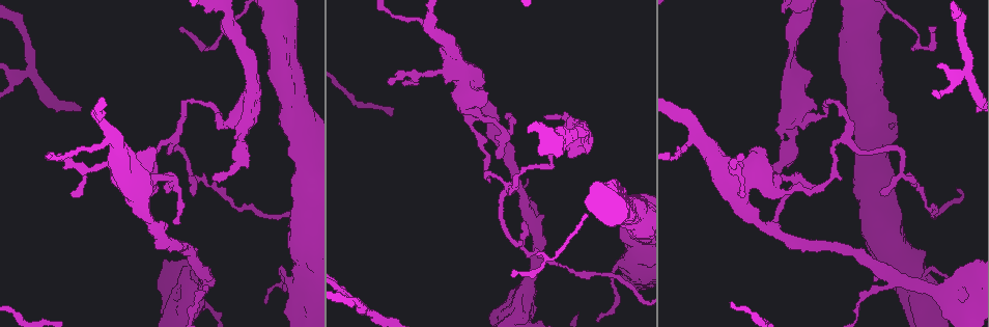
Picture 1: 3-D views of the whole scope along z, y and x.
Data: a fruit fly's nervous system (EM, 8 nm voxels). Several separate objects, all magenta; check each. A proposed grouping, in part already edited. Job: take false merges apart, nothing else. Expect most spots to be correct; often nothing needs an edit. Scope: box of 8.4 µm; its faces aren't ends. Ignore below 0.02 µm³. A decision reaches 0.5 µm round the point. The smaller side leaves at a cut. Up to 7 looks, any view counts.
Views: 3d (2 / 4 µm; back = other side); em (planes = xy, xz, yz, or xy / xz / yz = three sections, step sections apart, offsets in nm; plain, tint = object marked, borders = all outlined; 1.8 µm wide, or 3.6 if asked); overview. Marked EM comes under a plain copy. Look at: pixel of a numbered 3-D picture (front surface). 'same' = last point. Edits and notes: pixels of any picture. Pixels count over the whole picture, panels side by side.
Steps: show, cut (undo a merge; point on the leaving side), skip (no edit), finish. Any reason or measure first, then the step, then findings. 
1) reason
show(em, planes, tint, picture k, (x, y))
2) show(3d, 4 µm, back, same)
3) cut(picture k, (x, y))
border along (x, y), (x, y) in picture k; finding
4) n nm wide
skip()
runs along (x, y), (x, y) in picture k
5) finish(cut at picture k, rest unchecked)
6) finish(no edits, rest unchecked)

small branch off a trunk
show(em, xy, step 4, tint, picture 1, (694, 136))

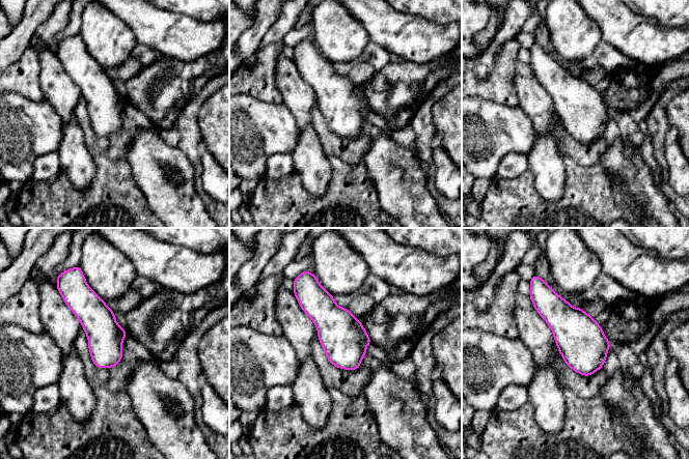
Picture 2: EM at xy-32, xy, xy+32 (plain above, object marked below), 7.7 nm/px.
skip()
continuous, no second neuron

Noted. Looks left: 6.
small branch off a trunk
show(em, 3.6 µm, planes, borders, picture 1, (139, 199))

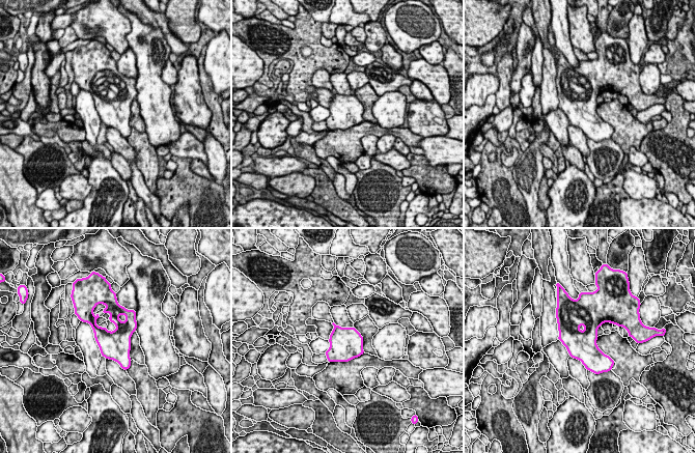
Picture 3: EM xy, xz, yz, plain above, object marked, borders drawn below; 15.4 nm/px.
skip()
all the same neuron

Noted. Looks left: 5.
show(3d, 4 µm, picture 1, (574, 141))

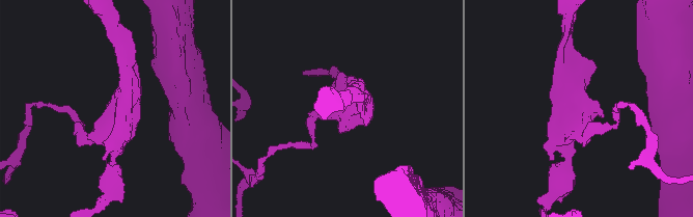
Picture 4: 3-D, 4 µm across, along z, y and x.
need the tissue
show(em, planes, tint, picture 4, (583, 126))

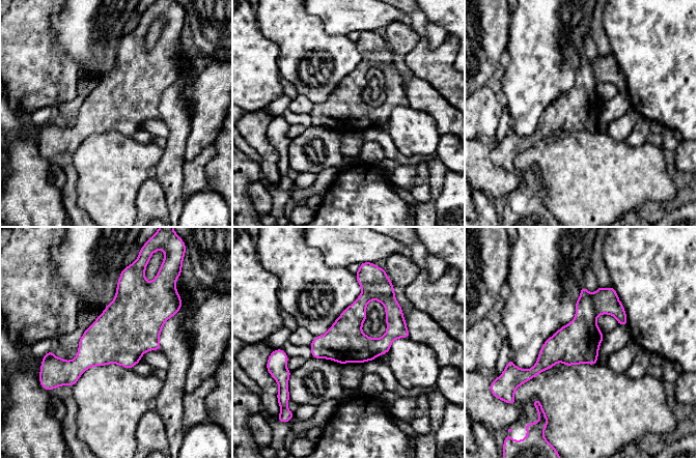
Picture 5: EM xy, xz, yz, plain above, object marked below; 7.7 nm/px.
320 nm wide
skip()
runs along (611, 290), (528, 375) in picture 5; continuous, no second neuron

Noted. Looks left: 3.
finish(no edits, rest unchecked)

